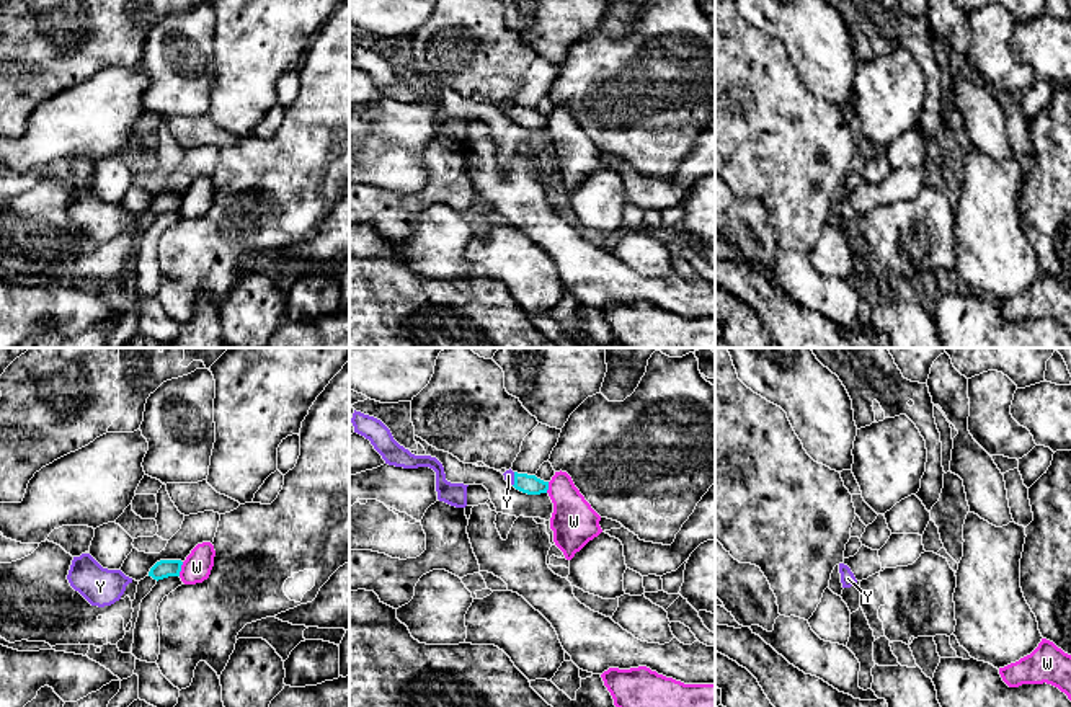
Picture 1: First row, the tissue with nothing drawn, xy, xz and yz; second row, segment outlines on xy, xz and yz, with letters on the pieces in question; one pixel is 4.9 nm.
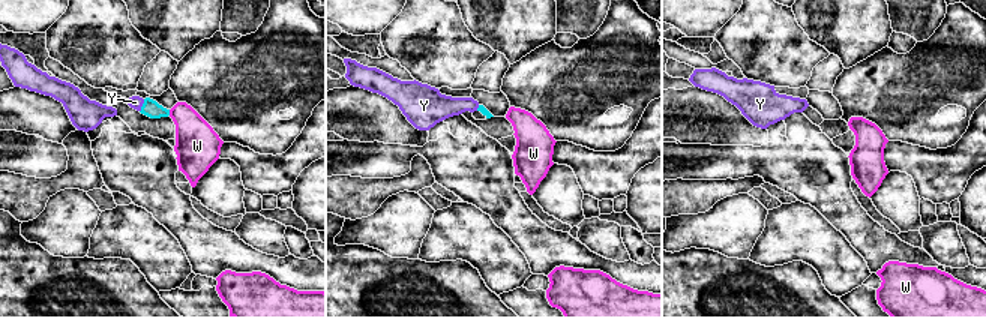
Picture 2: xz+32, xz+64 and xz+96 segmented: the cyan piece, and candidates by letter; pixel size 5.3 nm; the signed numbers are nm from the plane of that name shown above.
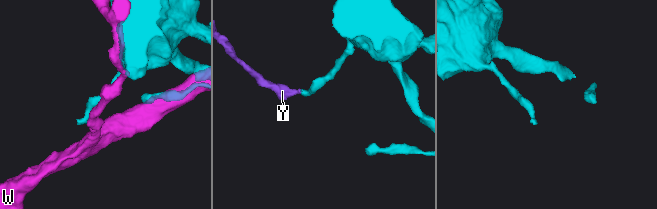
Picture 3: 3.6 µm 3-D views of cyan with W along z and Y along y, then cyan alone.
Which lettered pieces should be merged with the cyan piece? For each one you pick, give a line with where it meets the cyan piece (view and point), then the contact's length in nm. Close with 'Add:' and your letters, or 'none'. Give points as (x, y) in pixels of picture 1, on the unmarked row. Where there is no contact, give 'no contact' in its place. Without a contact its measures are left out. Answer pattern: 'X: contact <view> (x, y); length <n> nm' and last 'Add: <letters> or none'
Y: contact xz (515, 113); length 70 nm
Add: Y

